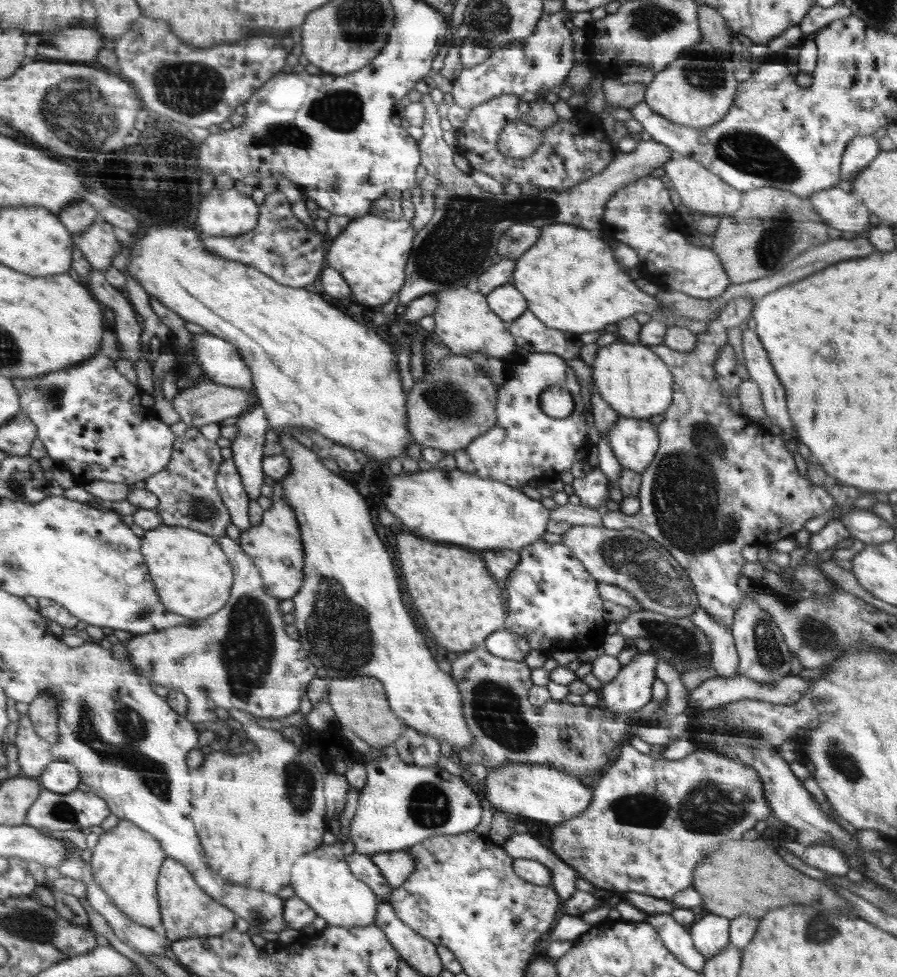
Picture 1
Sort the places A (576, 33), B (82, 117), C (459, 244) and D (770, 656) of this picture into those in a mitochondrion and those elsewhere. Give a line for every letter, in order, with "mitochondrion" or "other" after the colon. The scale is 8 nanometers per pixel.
A: other
B: mitochondrion
C: mitochondrion
D: mitochondrion

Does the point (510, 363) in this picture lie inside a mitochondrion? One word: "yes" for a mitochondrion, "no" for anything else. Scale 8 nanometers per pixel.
no

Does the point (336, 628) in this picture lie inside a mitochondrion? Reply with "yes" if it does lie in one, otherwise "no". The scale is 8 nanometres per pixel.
yes

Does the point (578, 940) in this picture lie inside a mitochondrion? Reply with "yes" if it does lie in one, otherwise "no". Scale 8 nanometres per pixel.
no

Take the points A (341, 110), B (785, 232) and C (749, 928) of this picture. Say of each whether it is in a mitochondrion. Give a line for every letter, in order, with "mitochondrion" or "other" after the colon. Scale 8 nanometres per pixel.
A: mitochondrion
B: mitochondrion
C: other

